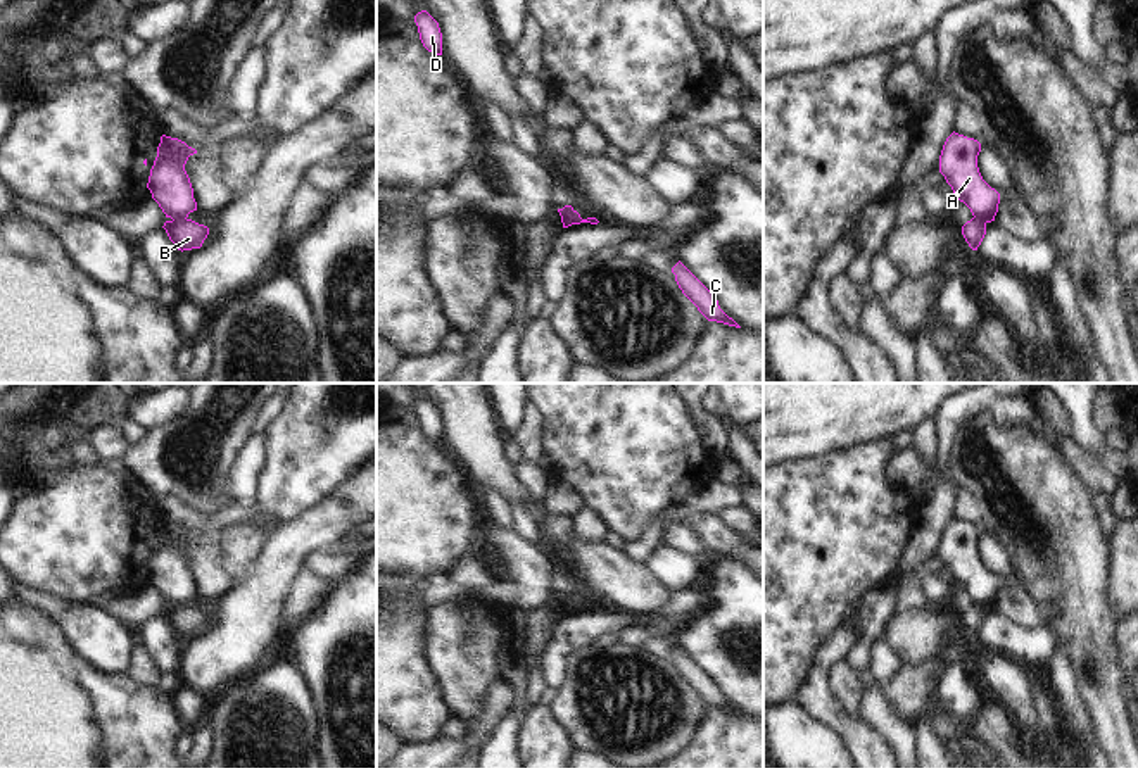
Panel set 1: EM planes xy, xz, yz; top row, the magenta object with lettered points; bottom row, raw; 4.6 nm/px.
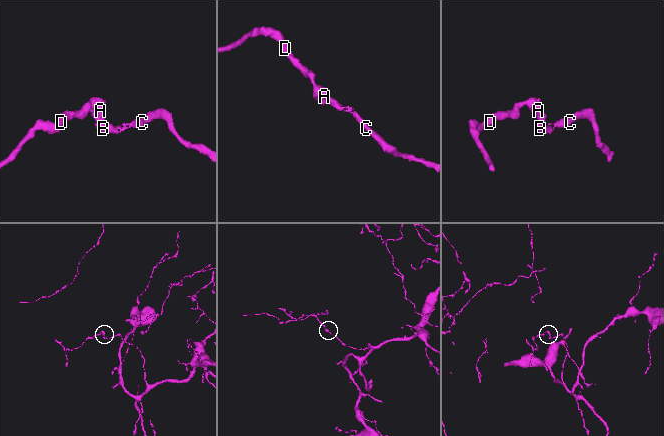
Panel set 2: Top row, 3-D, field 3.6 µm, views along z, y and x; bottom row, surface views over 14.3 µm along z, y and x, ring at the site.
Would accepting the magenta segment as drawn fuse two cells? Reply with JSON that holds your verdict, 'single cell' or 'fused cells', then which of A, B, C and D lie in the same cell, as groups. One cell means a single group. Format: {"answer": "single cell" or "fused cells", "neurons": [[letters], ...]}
{"answer": "fused cells", "neurons": [["A", "D"], ["B", "C"]]}

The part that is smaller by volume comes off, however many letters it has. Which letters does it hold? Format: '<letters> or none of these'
A, D

